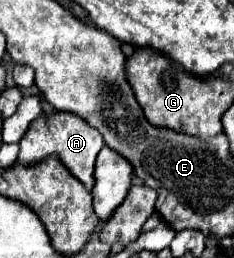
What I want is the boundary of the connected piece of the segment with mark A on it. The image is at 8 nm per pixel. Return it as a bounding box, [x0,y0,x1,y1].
[18,111,104,191]

